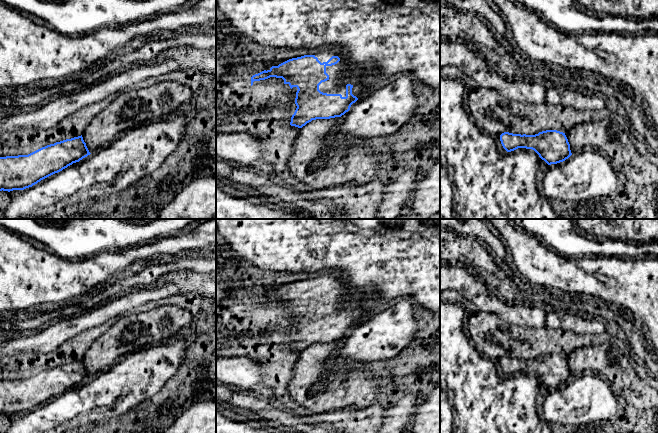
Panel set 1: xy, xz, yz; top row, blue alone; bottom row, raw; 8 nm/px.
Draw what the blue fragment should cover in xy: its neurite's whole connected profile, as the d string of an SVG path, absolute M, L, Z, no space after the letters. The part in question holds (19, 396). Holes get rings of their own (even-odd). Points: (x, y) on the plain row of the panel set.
M81 359L47 369L28 379L0 381L0 415L32 411L90 378Z

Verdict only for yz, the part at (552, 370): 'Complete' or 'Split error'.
Complete

